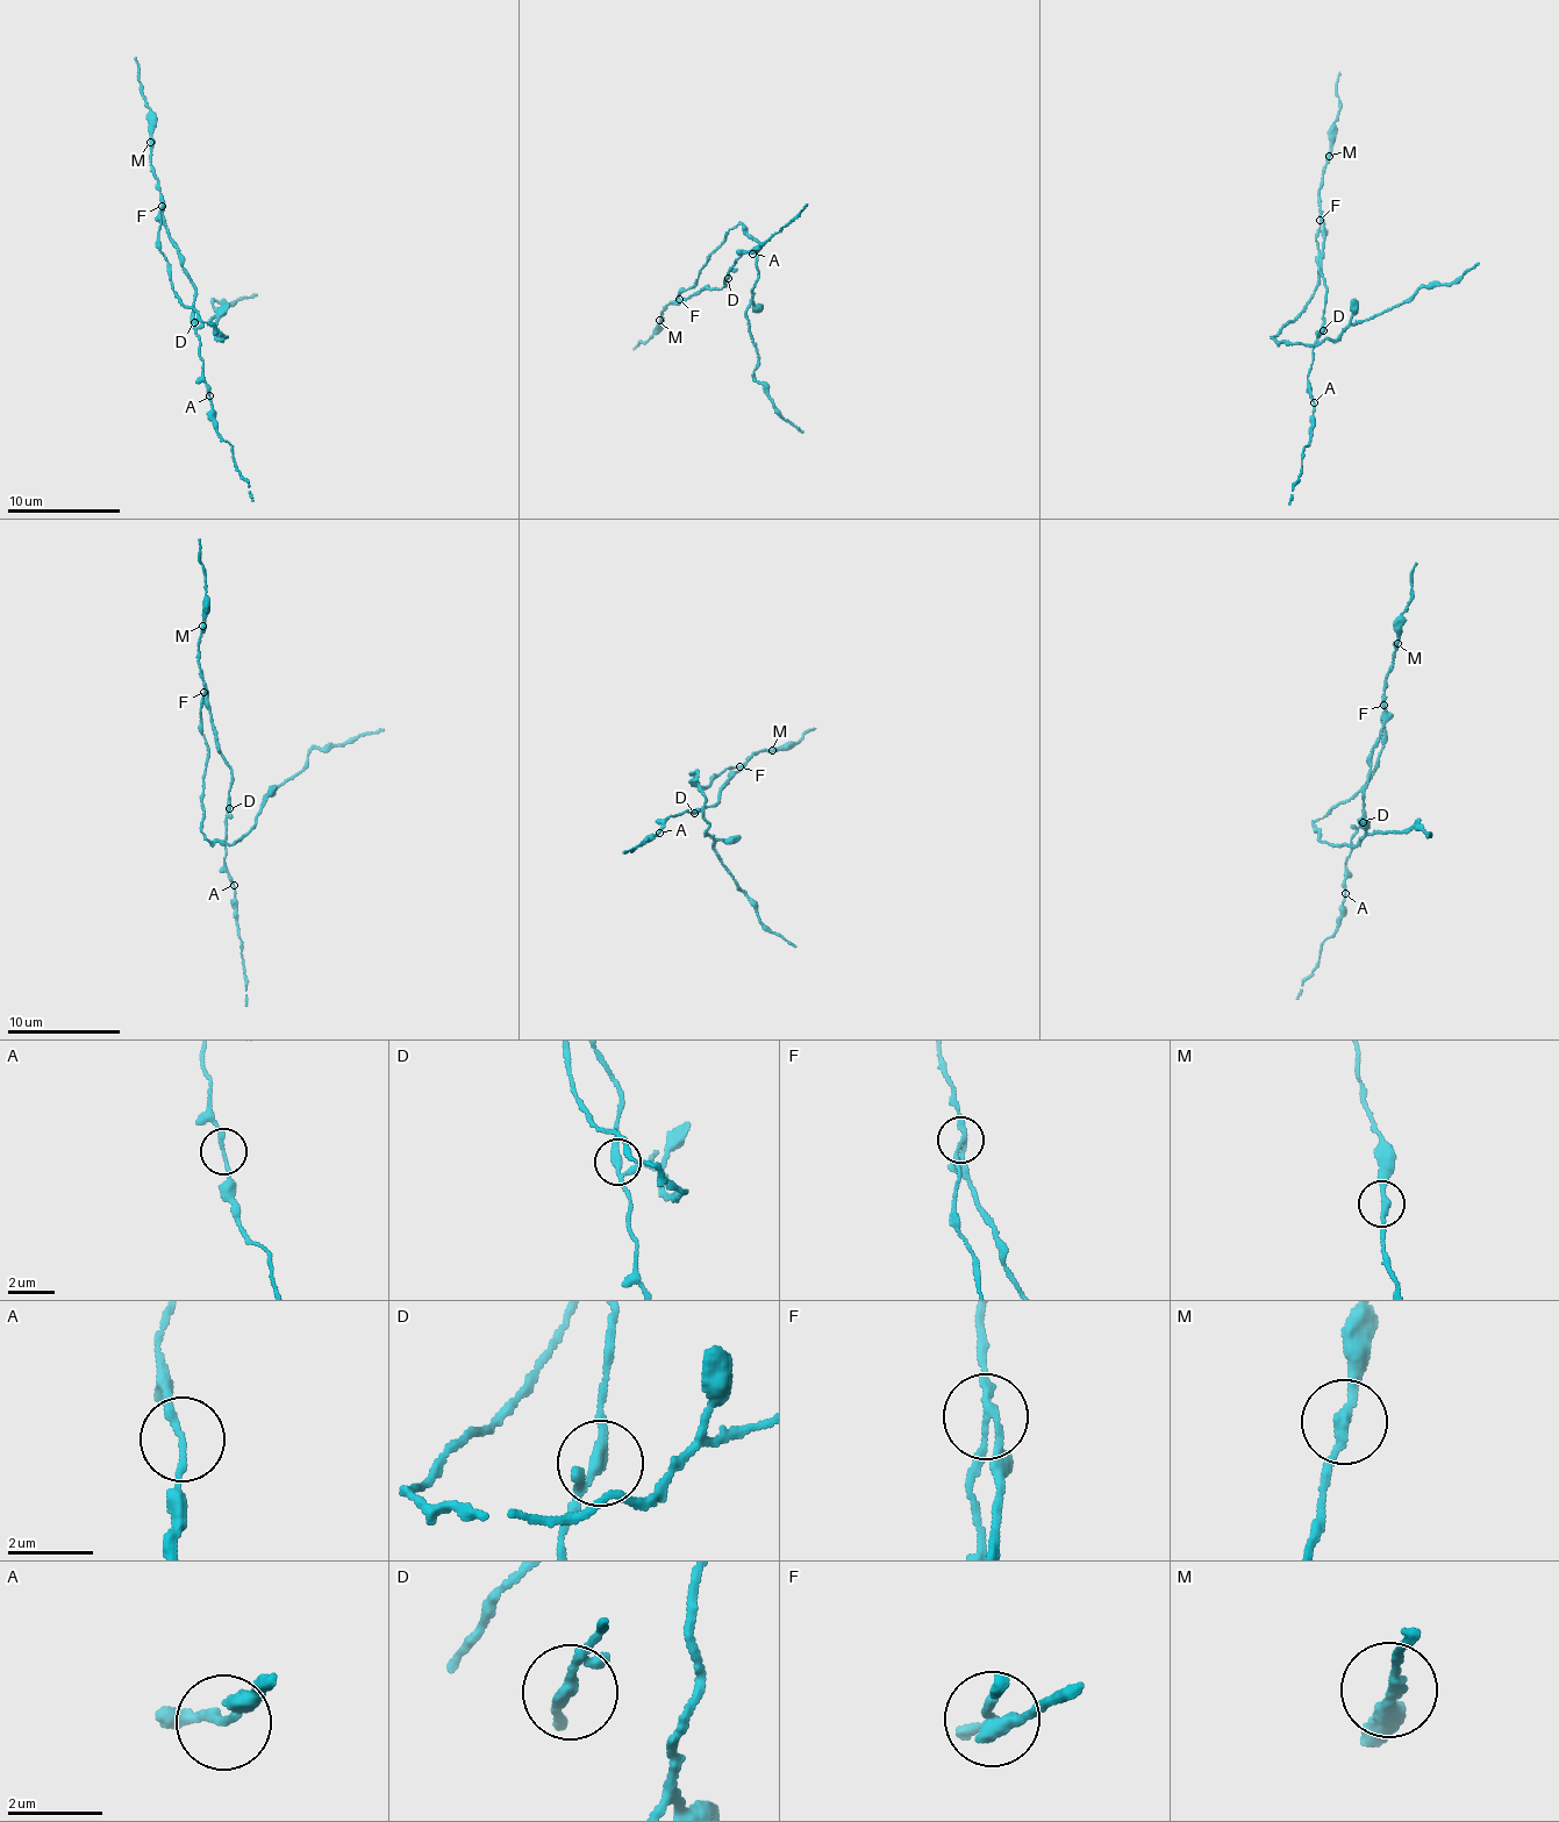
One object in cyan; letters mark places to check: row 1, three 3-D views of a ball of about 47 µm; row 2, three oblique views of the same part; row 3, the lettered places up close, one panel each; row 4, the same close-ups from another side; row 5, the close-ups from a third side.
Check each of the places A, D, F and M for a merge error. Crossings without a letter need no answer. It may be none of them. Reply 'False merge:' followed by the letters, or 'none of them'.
False merge: F

